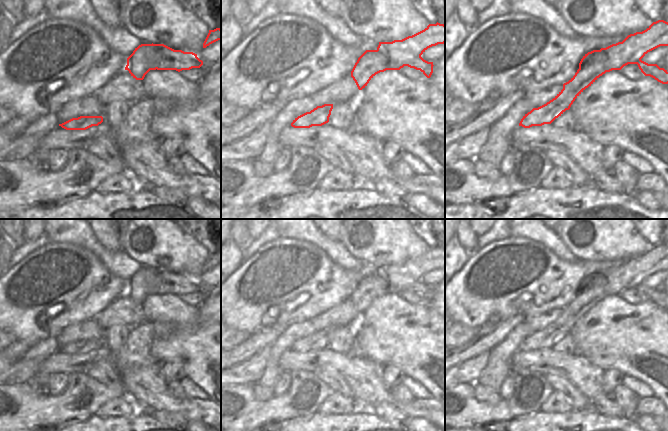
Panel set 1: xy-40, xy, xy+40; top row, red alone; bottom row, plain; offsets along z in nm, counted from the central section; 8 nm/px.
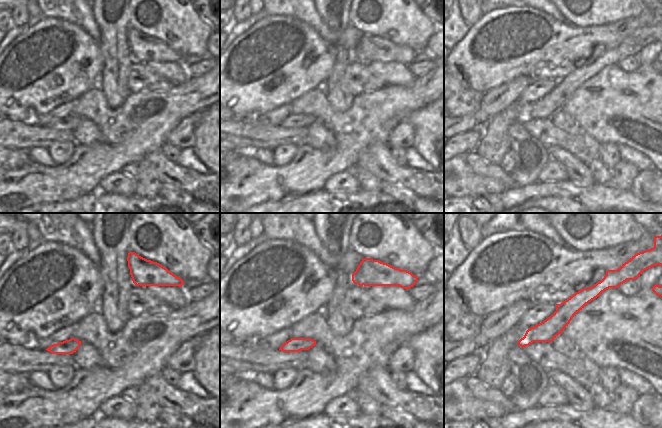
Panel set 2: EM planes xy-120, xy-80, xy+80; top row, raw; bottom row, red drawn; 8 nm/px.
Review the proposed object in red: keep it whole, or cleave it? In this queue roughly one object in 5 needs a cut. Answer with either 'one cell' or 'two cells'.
two cells

